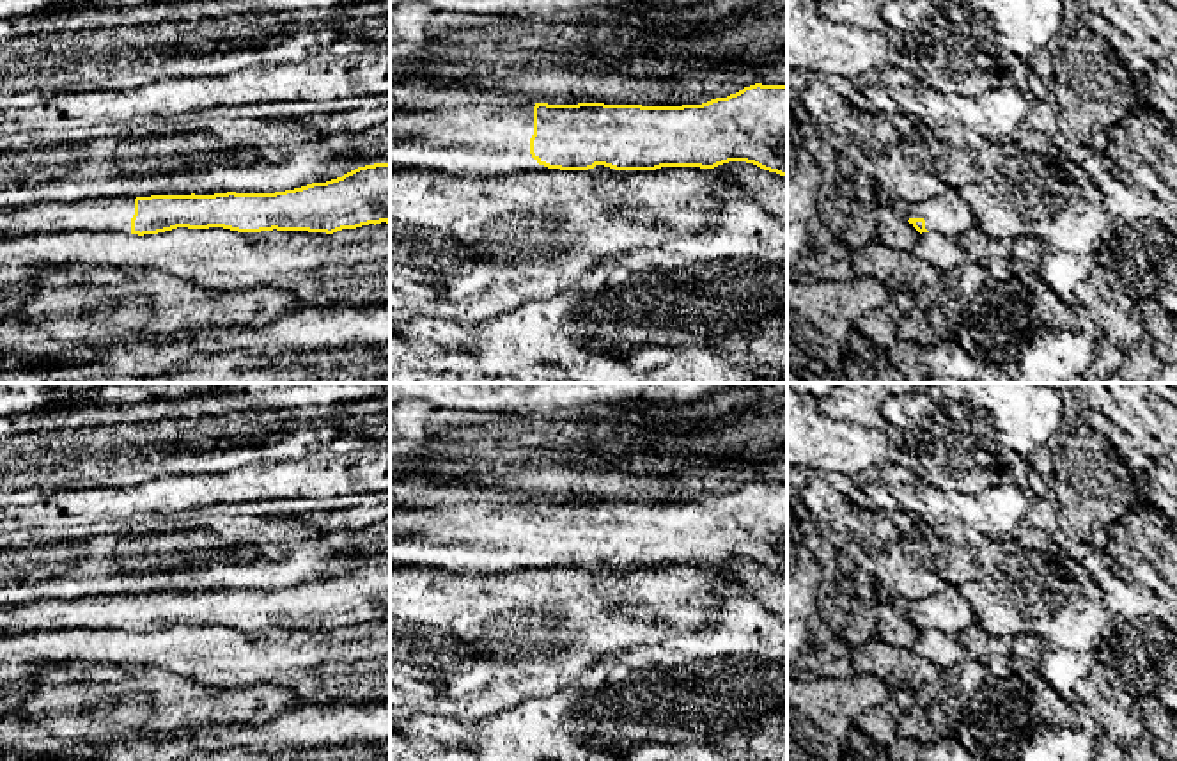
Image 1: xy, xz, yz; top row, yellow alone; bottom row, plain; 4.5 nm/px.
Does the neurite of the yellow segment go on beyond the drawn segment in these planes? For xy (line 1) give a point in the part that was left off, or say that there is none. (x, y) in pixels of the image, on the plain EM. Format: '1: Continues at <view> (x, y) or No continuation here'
1: Continues at xy (93, 612)

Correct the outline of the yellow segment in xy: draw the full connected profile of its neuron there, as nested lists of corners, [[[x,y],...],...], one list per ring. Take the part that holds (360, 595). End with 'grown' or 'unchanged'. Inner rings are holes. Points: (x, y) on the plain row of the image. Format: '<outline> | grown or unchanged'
[[[390,561],[275,591],[151,592],[0,605],[0,635],[48,630],[158,632],[177,624],[333,632],[390,621]]] | grown

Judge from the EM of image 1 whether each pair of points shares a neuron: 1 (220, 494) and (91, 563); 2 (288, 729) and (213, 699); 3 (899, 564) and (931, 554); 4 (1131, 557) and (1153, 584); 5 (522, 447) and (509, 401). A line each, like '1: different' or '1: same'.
1: different
2: different
3: same
4: same
5: different

